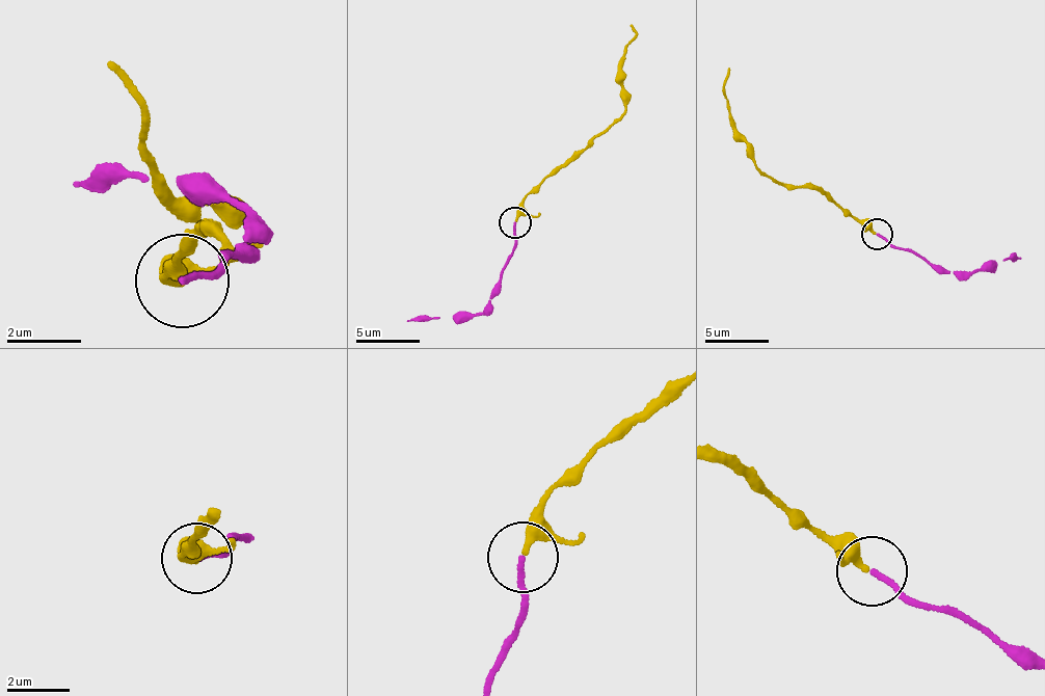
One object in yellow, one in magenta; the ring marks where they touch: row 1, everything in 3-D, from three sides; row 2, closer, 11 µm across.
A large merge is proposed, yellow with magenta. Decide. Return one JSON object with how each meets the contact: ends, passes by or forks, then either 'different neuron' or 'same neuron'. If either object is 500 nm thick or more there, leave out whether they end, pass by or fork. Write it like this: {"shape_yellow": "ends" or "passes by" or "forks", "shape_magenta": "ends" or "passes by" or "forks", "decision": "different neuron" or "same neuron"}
{"shape_yellow": "passes by", "shape_magenta": "ends", "decision": "same neuron"}

